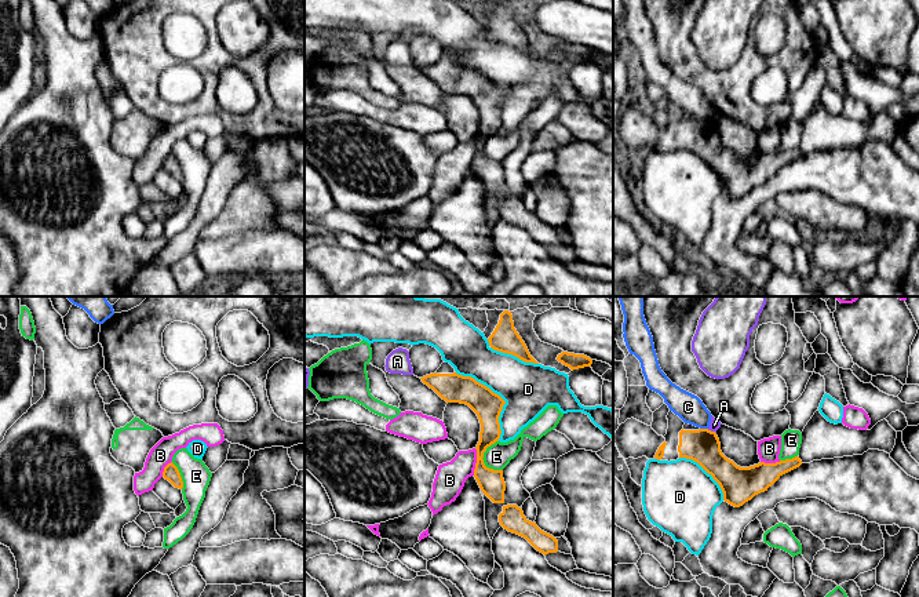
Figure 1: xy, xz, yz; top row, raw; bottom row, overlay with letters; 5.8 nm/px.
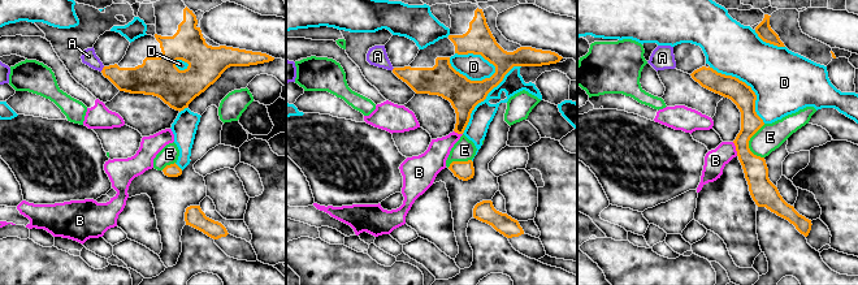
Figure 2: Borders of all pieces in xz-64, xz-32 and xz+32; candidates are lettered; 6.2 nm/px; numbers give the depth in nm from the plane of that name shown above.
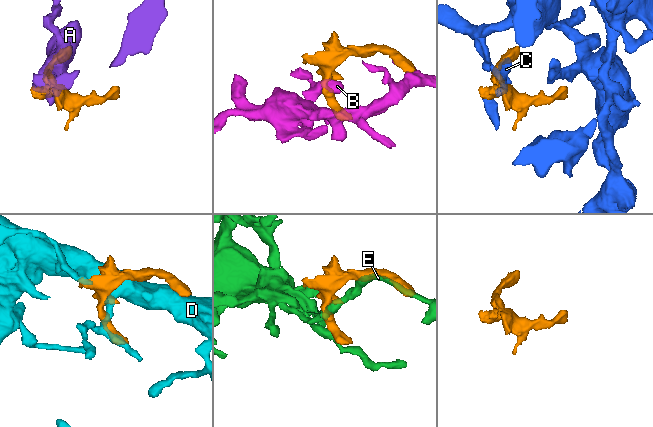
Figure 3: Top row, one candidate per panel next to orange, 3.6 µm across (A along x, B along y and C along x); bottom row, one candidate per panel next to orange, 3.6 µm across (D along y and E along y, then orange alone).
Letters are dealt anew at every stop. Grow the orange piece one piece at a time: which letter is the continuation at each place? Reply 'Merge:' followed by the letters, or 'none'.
Merge: E

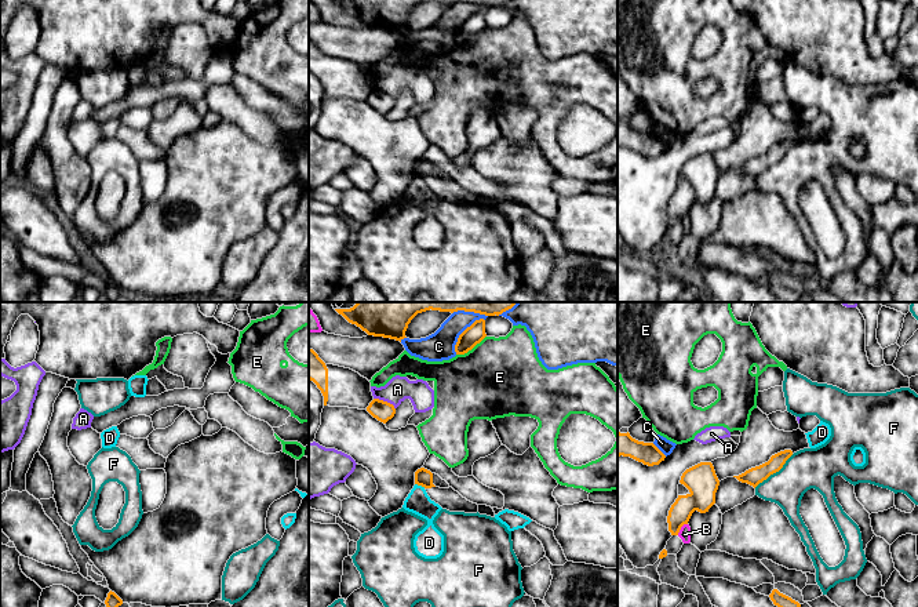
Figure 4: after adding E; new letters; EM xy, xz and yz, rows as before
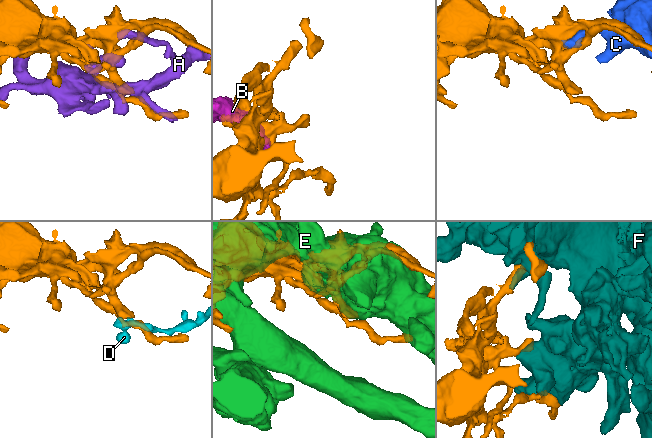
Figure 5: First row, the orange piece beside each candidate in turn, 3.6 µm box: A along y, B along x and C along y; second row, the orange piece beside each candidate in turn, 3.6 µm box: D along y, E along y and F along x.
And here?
Merge: none

